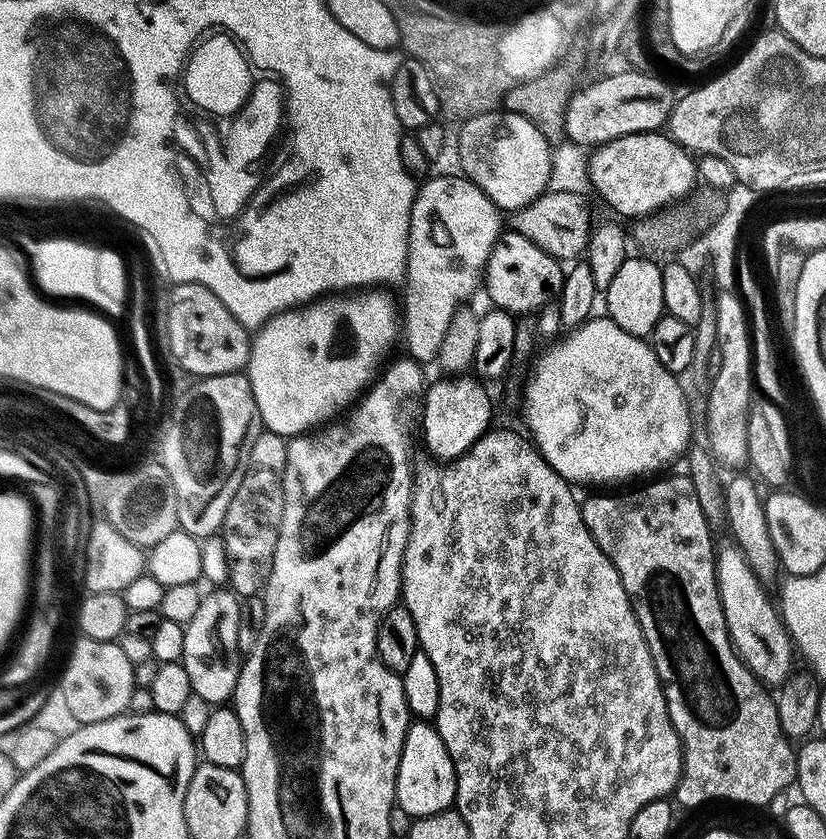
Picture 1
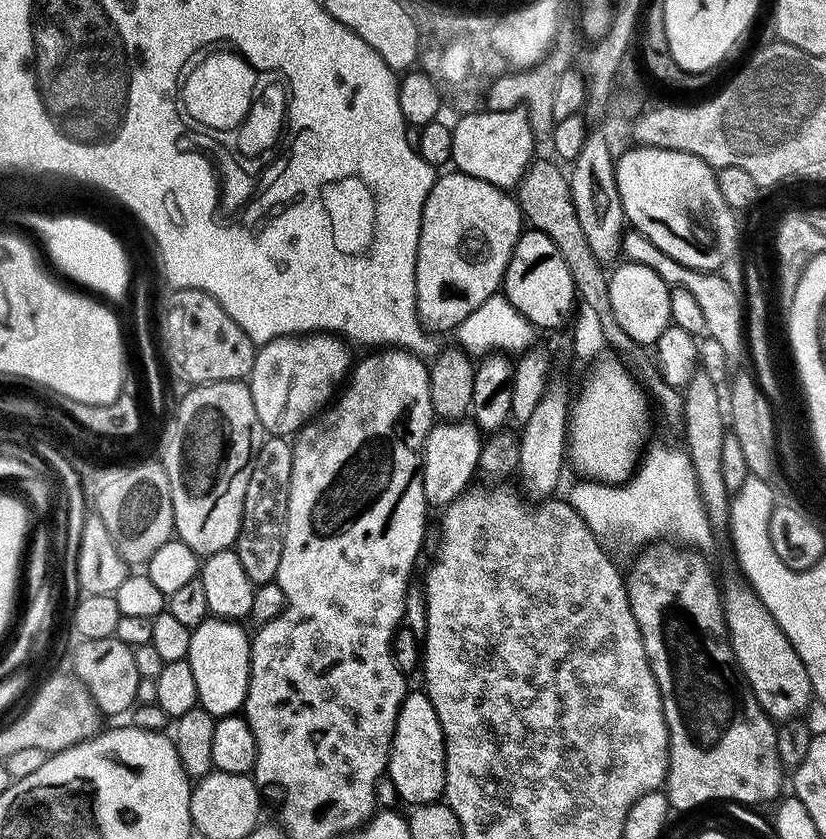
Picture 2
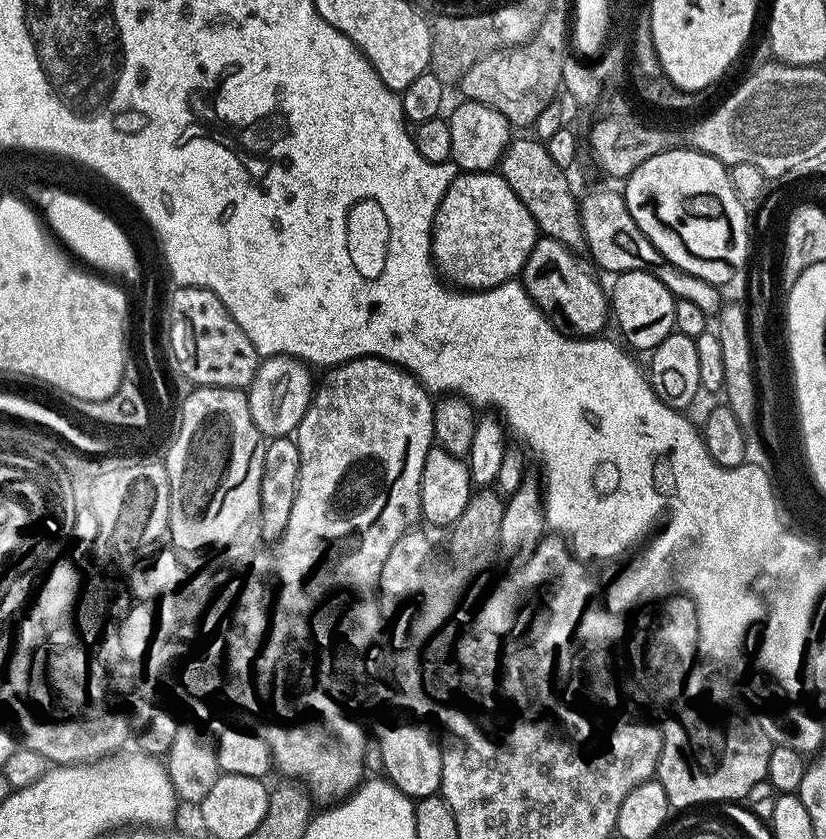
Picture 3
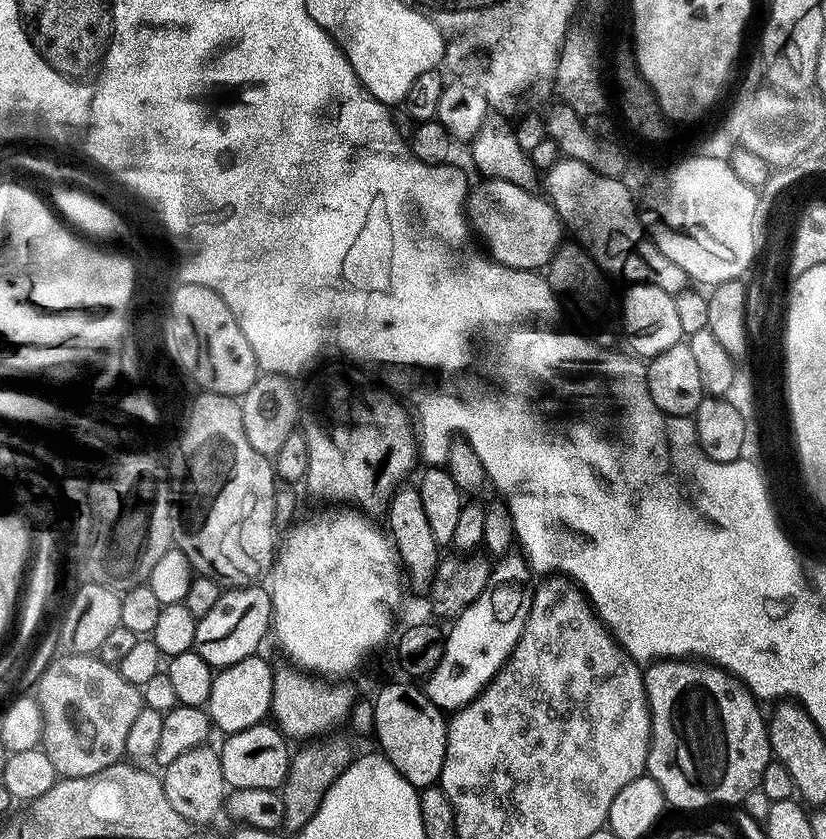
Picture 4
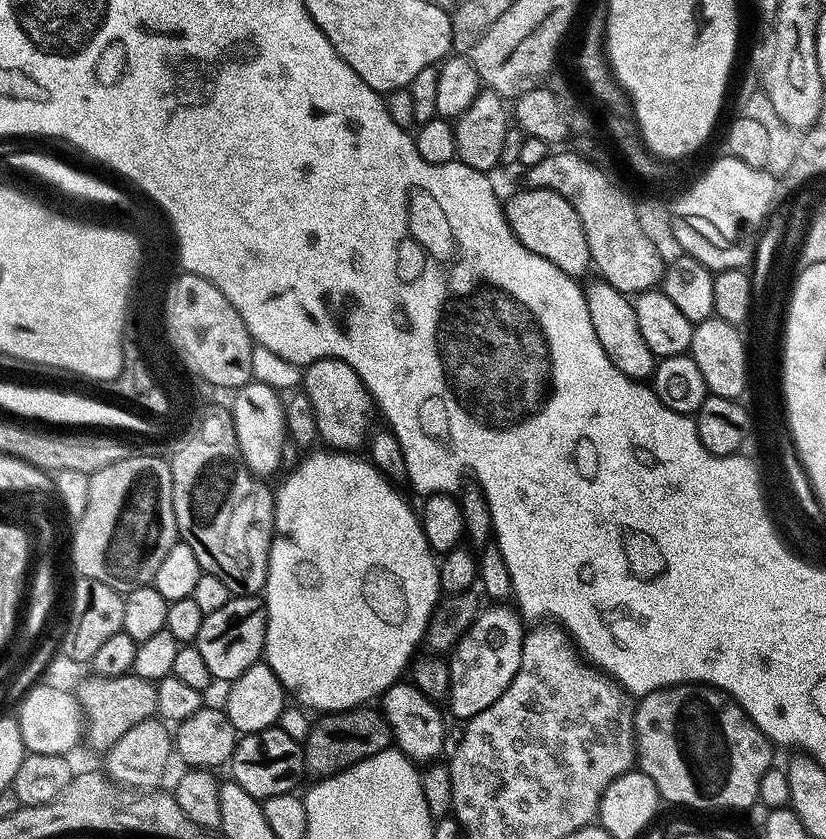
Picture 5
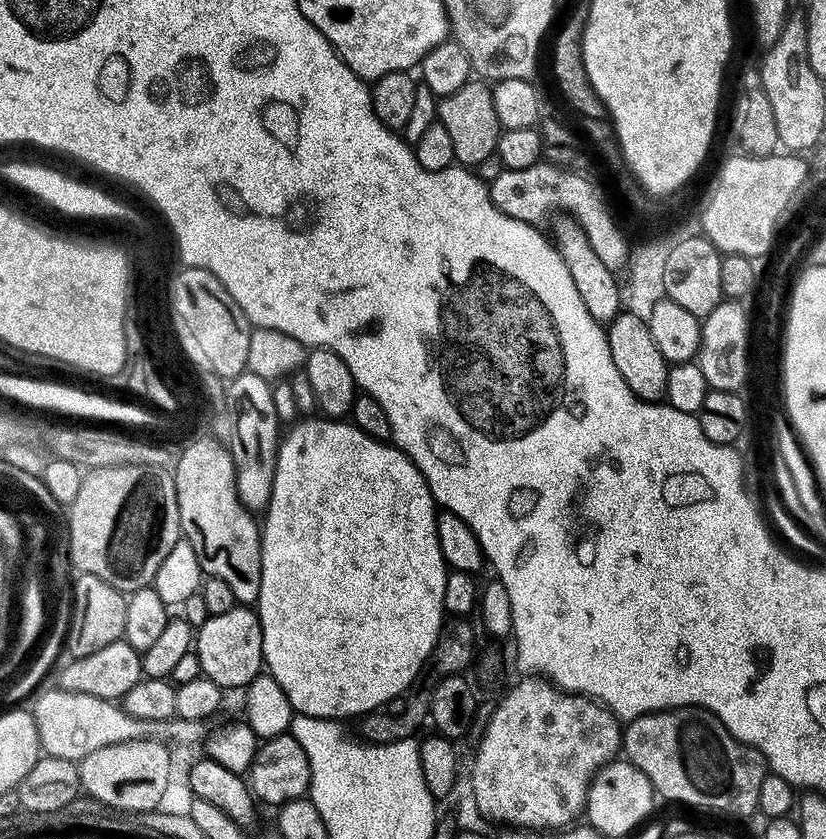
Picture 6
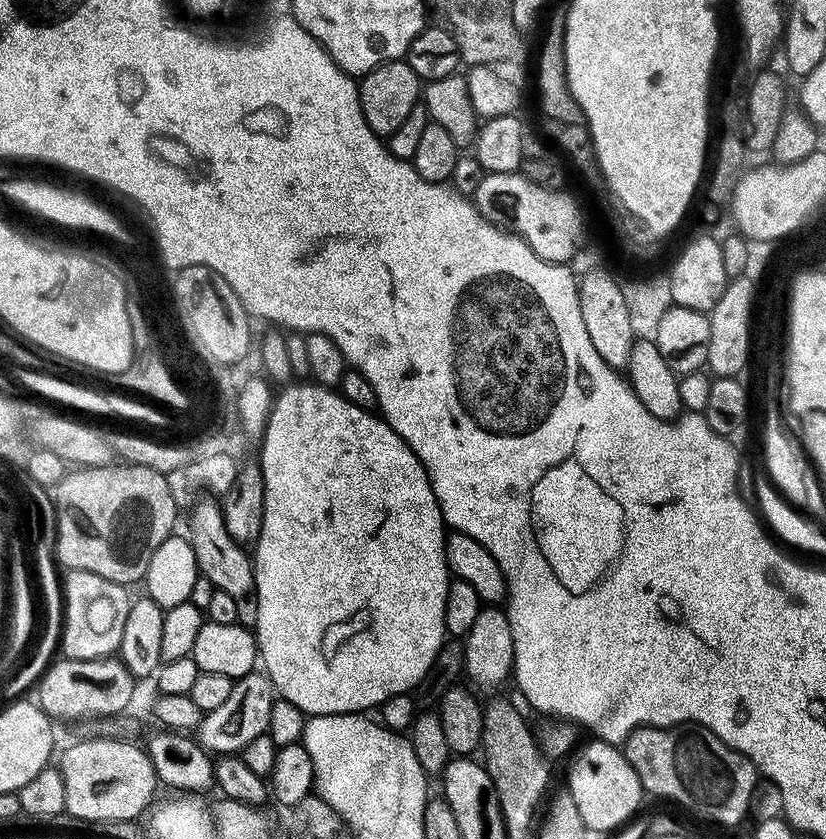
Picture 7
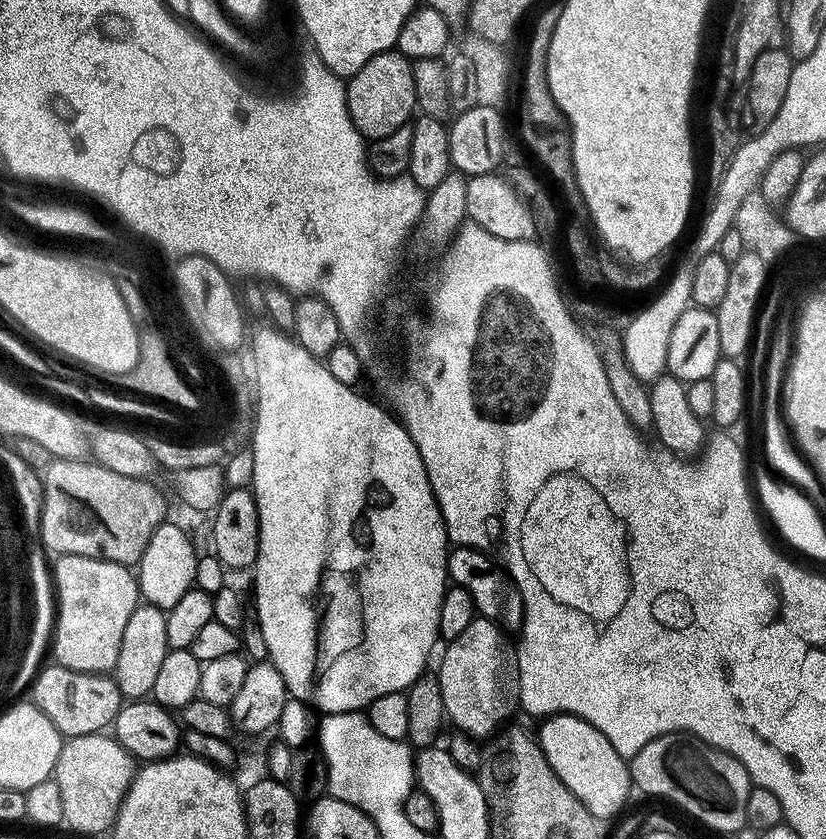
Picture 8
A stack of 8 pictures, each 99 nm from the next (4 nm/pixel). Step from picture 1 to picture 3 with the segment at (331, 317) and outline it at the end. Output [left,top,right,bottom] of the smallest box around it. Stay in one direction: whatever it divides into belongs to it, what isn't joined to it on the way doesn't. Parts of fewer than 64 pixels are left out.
[246,356,314,437]

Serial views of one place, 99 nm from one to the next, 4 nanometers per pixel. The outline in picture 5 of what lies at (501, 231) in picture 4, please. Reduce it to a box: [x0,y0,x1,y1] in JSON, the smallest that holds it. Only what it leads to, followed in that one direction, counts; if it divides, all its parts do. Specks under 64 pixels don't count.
[504,187,593,278]

